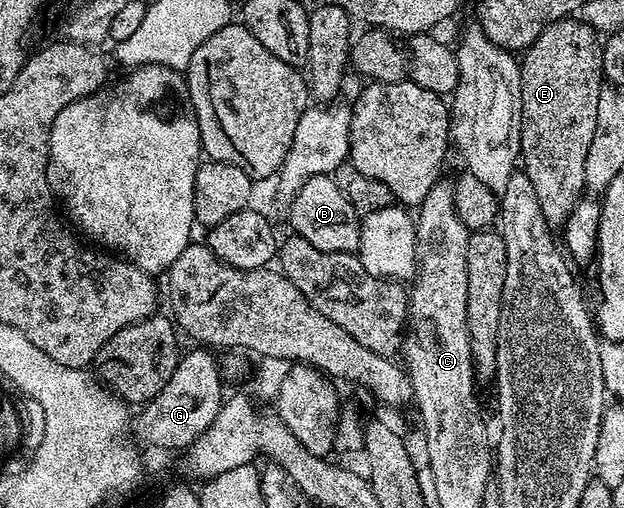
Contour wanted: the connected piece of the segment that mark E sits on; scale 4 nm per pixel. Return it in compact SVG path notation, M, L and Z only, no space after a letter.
M576 16L560 19L550 24L534 40L534 44L523 51L520 62L522 76L522 124L520 125L520 157L523 173L534 184L538 195L538 206L549 227L560 228L568 221L570 212L580 203L585 193L586 156L594 140L596 121L600 111L602 94L600 82L604 77L604 52L597 31Z

